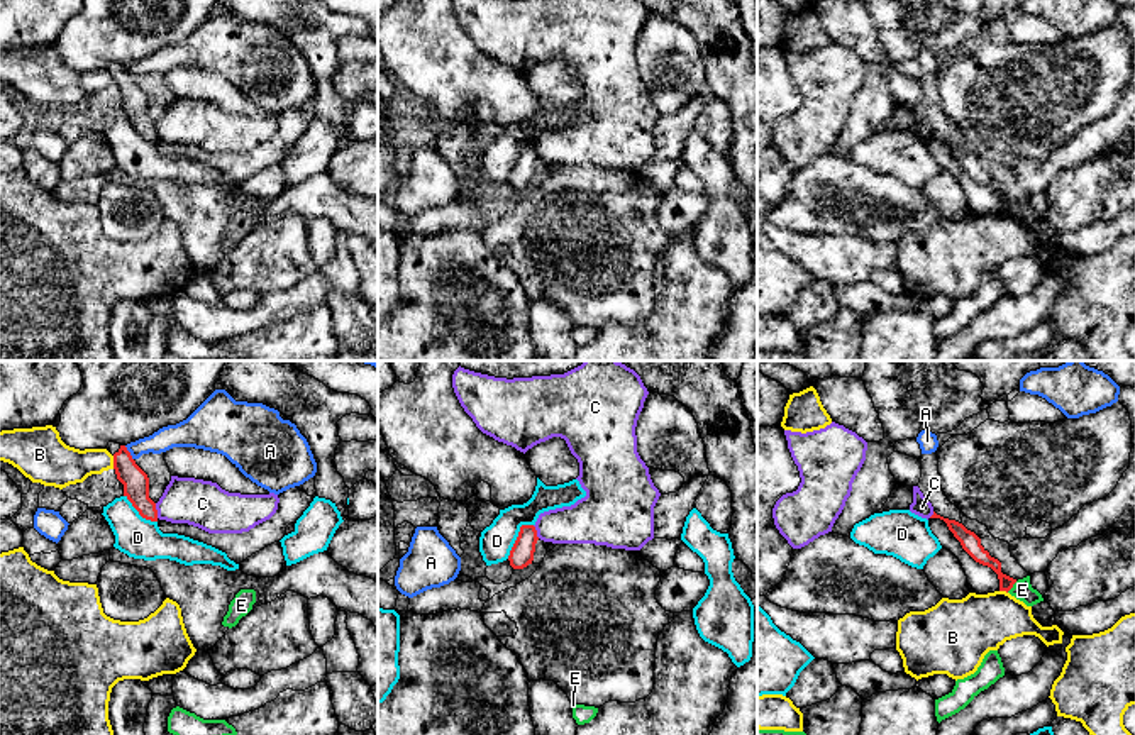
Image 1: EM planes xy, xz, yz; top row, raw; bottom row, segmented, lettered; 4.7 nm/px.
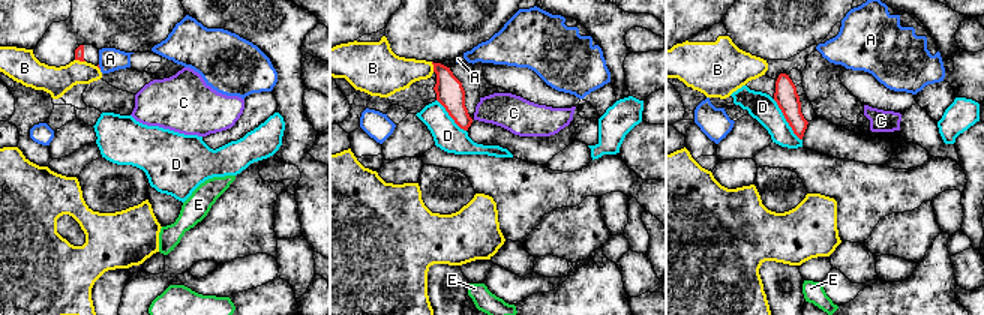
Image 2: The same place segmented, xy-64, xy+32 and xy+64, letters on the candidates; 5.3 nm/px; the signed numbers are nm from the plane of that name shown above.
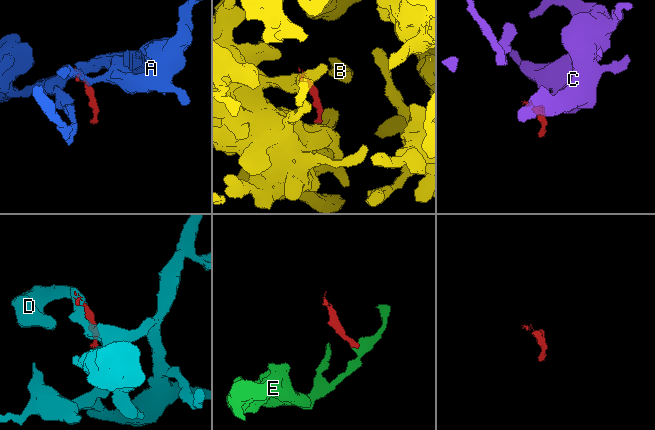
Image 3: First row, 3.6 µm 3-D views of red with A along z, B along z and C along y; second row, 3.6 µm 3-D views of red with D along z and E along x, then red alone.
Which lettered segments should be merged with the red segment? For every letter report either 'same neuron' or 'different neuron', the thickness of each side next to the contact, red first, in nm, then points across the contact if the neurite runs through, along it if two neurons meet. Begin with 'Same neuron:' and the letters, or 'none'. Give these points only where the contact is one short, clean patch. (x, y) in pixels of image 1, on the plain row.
Same neuron: none
A: different neuron; 130 nm thick on the red side, 110 nm on the other; border along xy (124, 66), (132, 80)
B: different neuron; 130 nm thick on the red side, 190 nm on the other
C: different neuron; 130 nm thick on the red side, 220 nm on the other; border along xy (155, 124), (158, 138)
D: different neuron; 110 nm thick on the red side, 160 nm on the other; border along xz (532, 144), (520, 148), (507, 178)
E: different neuron; 80 nm thick on the red side, 100 nm on the other; border along yz (1017, 202), (1007, 212)

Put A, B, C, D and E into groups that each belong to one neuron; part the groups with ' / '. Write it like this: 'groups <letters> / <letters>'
groups A / B / C / D / E

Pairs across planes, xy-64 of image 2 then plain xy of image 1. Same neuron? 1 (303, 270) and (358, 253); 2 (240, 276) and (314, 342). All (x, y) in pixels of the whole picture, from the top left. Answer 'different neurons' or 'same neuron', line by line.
1: different neurons
2: different neurons

